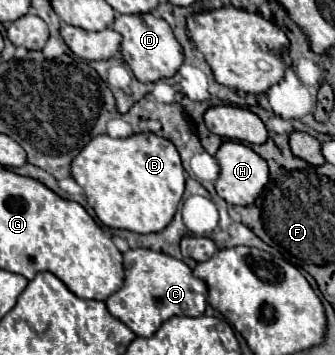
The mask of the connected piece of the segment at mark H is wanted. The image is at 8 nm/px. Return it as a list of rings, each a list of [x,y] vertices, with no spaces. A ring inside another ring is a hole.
[[[226,141],[216,161],[220,165],[216,193],[230,205],[252,205],[268,181],[266,161],[238,141]]]

